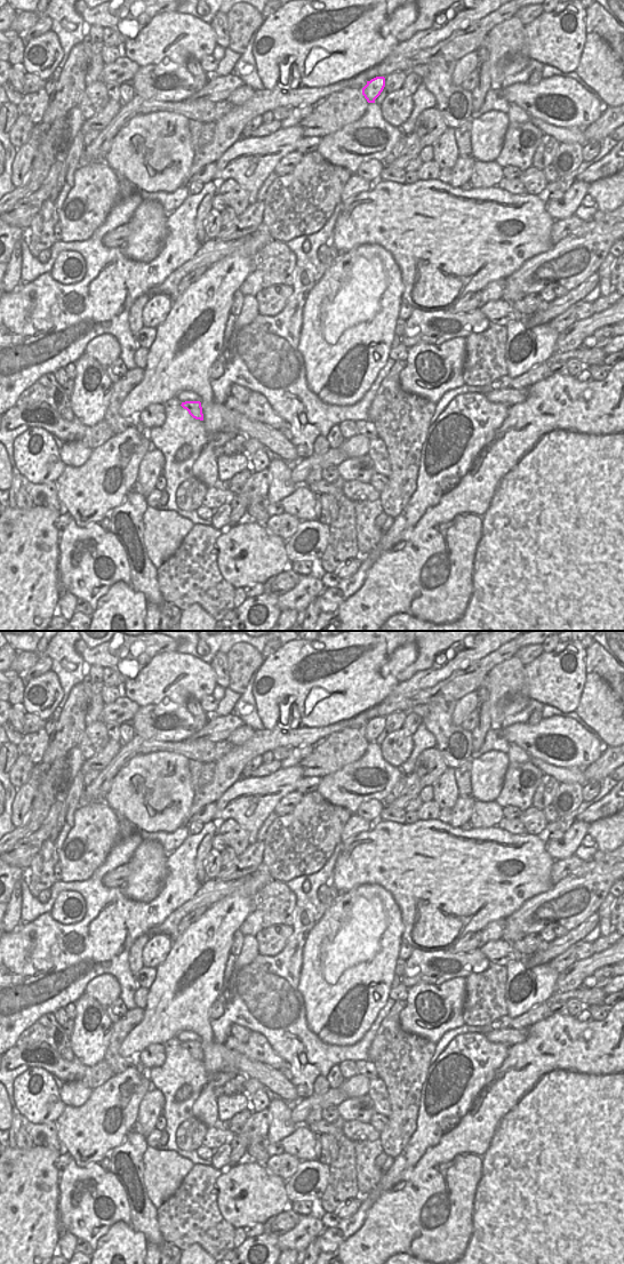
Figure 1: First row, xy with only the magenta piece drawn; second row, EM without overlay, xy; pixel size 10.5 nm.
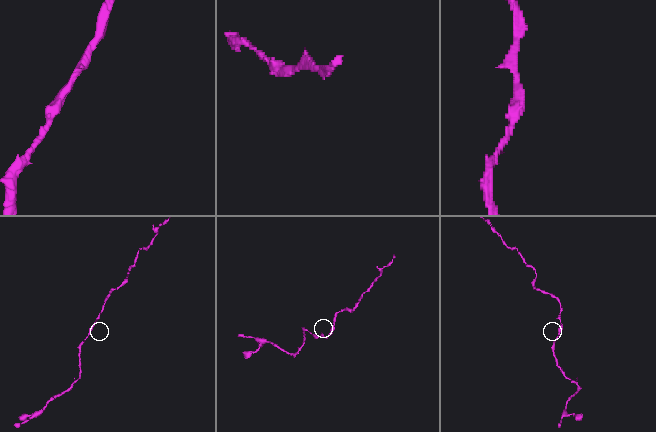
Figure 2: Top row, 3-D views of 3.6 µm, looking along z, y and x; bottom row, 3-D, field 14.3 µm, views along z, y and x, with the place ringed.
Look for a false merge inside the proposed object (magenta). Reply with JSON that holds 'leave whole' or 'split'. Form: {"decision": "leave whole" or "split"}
{"decision": "split"}

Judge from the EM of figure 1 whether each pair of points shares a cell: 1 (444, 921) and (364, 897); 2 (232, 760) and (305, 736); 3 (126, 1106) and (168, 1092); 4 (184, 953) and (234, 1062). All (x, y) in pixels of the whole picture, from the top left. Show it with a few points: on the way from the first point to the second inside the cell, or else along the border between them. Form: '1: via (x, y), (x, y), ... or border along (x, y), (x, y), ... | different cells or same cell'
1: border along (382, 886), (391, 894), (399, 909), (402, 934) | different cells
2: via (250, 749), (265, 740), (287, 737) | same cell
3: border along (144, 1076), (152, 1086) | different cells
4: via (177, 982), (180, 1002), (200, 1024), (207, 1039) | same cell

